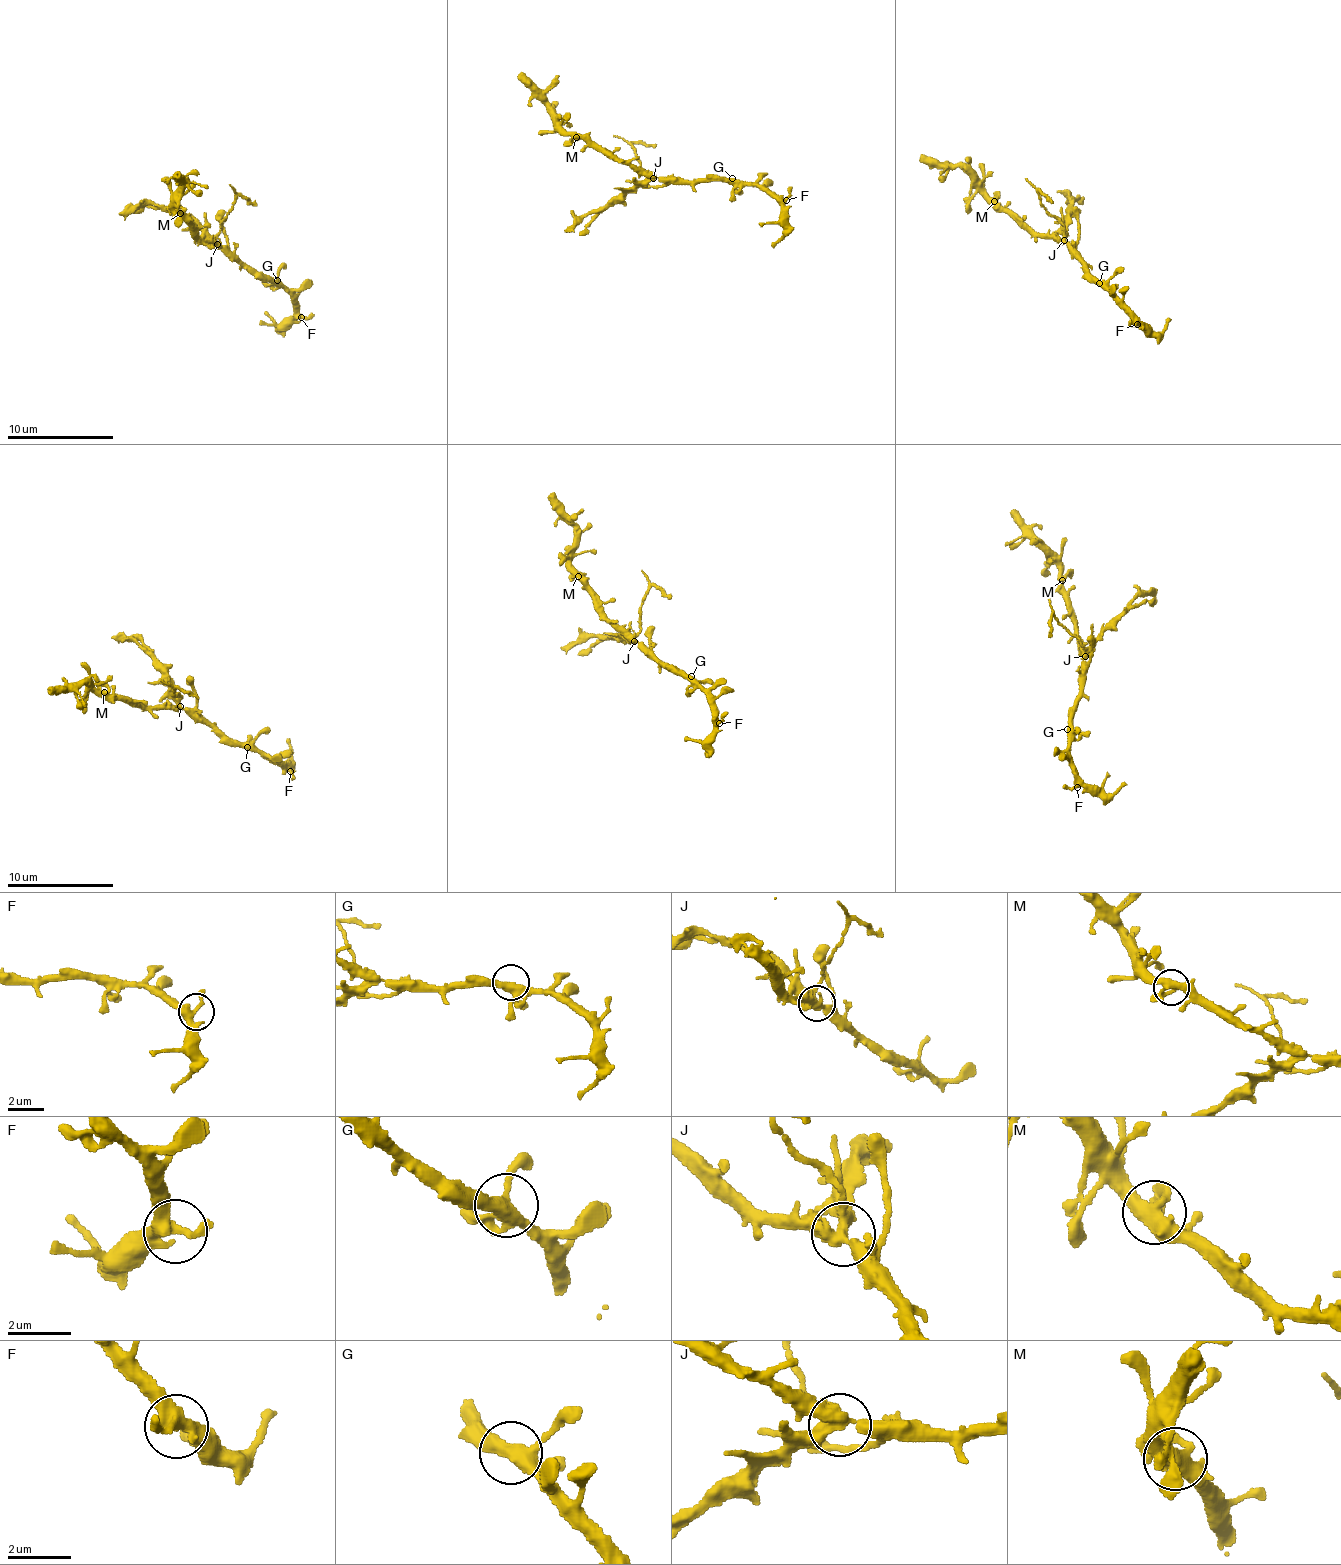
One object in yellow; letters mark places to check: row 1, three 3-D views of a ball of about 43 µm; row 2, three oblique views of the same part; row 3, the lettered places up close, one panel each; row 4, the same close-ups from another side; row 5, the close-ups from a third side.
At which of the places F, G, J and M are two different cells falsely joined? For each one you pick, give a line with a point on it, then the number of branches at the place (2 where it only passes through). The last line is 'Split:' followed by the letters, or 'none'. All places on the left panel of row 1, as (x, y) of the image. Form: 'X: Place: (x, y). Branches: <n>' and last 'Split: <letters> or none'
J: Place: (217, 244). Branches: 4
Split: J

